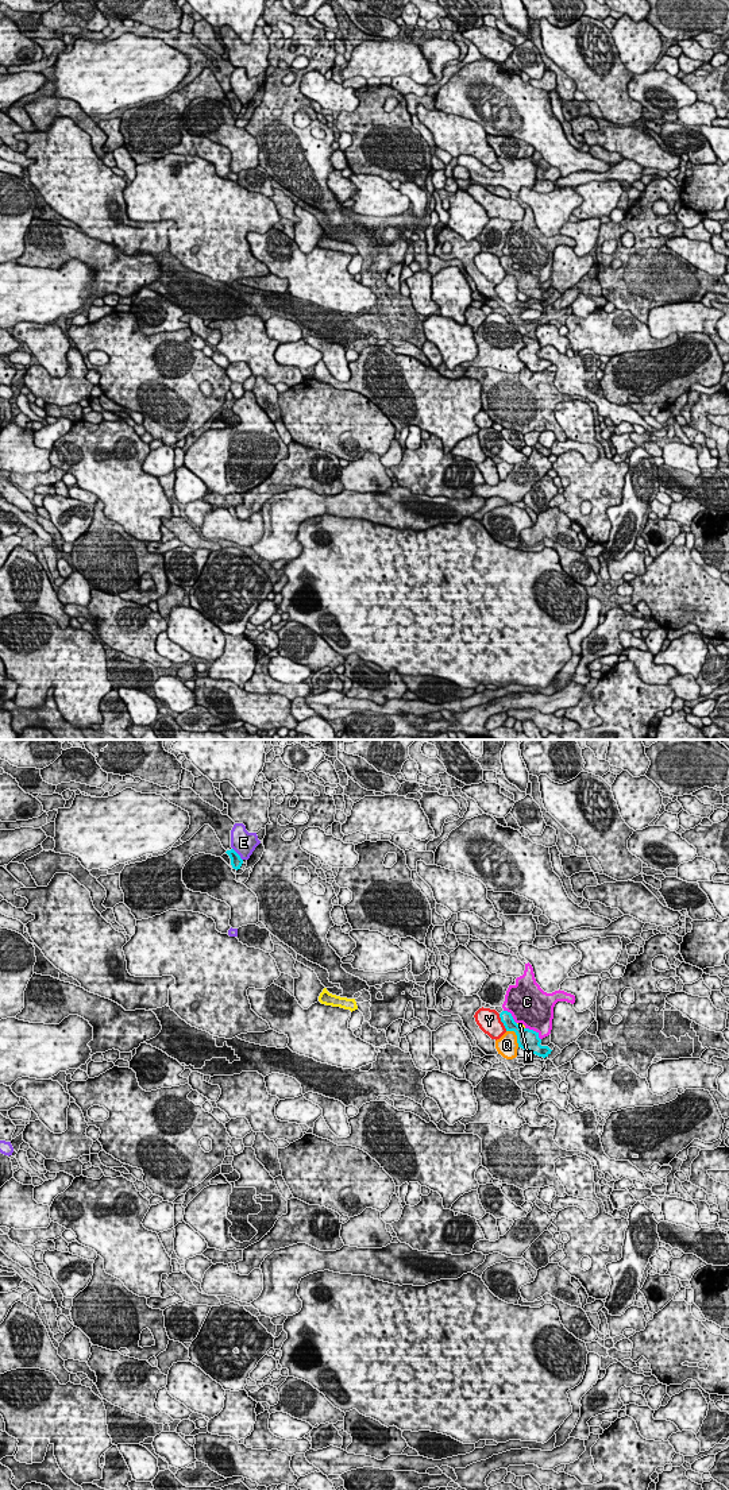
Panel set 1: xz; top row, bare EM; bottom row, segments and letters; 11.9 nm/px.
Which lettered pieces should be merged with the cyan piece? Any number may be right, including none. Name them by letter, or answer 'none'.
none

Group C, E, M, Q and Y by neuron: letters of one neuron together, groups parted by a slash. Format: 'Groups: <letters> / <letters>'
Groups: C / E / M / Q / Y

